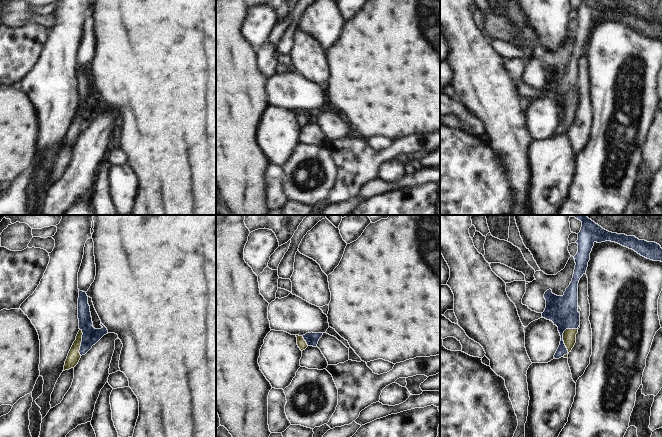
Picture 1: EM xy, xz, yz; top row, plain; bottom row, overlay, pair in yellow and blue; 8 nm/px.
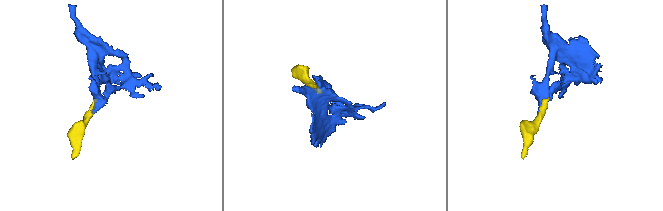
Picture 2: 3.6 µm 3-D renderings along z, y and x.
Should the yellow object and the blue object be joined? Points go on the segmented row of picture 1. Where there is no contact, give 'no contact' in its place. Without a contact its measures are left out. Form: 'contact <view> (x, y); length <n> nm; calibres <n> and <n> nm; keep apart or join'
contact yz (563, 338); length 260 nm; calibres 110 and 240 nm; join

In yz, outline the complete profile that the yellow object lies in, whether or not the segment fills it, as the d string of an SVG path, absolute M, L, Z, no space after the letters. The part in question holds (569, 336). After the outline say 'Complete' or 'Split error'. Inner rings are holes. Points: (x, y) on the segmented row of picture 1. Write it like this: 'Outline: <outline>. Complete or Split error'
Outline: M570 215L582 222L578 233L578 252L574 256L575 269L572 281L566 288L563 296L557 296L549 289L545 292L546 308L542 317L550 320L558 327L561 336L560 345L554 355L555 359L568 358L568 354L576 343L576 334L580 325L580 313L578 312L578 283L586 273L590 253L594 243L611 241L634 250L641 256L662 262L662 248L655 242L639 240L635 236L609 232L589 219L586 215Z. Split error.

